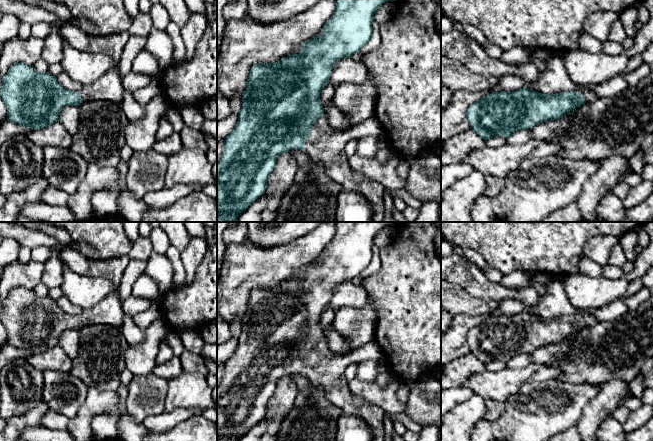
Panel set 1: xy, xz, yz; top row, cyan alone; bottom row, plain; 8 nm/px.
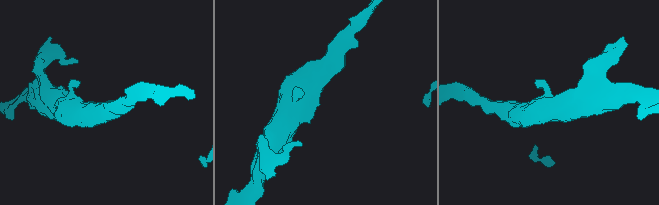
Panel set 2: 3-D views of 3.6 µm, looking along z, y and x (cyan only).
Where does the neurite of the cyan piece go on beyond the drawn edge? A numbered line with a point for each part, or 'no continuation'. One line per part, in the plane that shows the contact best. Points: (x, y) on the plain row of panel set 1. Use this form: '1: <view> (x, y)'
1: xz (326, 371)

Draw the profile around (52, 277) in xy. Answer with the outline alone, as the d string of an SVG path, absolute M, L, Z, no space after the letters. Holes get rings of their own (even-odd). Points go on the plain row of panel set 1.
M53 249L53 254L48 261L44 263L45 268L42 276L42 282L49 288L60 287L63 279L64 260L60 252Z

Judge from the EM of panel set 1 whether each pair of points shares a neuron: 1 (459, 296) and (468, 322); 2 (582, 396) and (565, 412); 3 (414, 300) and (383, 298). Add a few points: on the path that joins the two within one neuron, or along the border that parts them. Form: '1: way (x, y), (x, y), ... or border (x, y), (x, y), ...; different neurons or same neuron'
1: border (478, 314), (458, 313), (453, 316); different neurons
2: way (578, 399), (569, 408); same neuron
3: way (406, 298), (391, 298); same neuron

